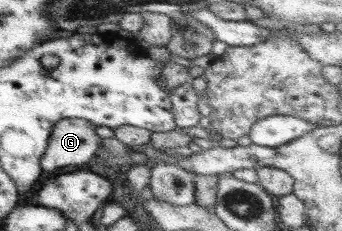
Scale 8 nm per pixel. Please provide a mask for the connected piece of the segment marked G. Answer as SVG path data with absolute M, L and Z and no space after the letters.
M81 118L63 119L53 123L47 147L45 147L45 152L39 161L41 170L53 172L53 170L63 168L63 166L77 166L77 164L92 162L101 141L95 132L95 127L91 122L81 120Z

